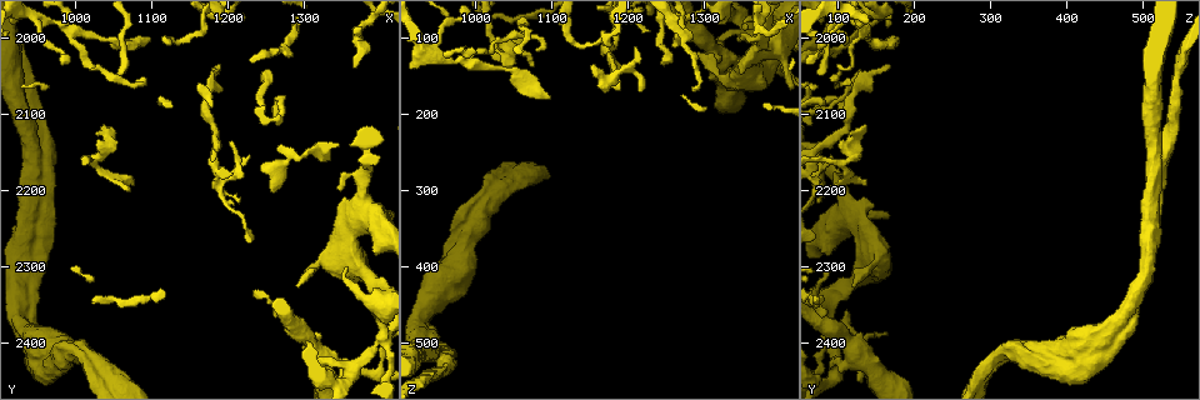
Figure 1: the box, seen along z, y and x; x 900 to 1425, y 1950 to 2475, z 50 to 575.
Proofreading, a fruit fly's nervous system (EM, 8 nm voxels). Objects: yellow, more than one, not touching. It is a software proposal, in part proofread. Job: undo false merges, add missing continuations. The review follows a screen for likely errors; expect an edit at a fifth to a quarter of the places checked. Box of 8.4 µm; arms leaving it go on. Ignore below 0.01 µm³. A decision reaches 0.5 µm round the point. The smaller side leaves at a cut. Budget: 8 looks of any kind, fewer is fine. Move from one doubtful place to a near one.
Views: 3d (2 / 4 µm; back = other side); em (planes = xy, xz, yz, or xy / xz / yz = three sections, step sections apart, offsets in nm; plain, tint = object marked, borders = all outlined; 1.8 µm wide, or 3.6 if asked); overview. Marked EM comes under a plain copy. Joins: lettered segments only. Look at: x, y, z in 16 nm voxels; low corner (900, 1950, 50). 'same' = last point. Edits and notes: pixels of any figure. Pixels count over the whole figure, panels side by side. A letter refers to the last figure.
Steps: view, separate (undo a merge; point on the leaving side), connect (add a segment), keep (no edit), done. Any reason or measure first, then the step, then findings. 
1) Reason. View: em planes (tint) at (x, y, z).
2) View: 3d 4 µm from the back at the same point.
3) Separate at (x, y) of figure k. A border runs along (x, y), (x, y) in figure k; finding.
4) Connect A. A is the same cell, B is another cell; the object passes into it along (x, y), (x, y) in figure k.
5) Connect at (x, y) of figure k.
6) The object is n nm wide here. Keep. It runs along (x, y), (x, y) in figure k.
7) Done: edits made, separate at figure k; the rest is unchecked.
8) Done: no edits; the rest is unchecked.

Side arm on a straight run. View: em xy step 16 (borders) at (940, 2160, 515).

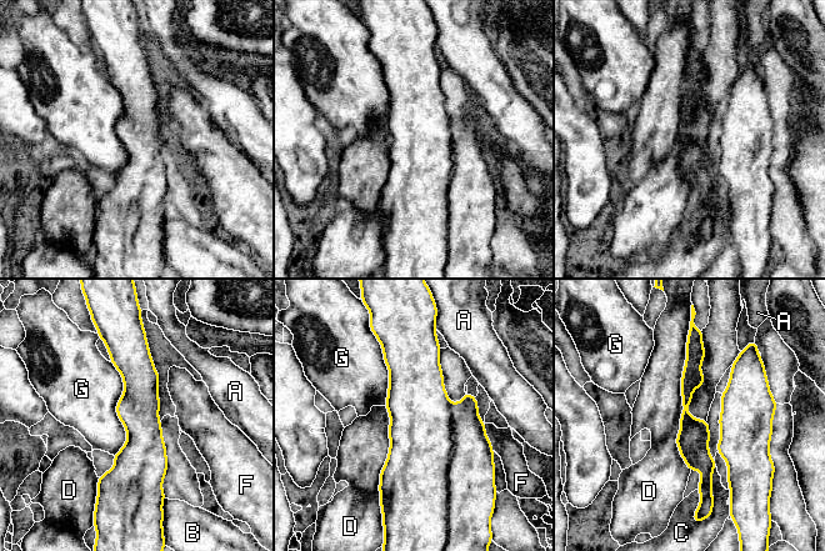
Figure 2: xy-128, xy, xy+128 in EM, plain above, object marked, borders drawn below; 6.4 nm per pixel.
The object is 180 nm wide here. Keep. A, B, C, D, F and G are other cells; a border runs along (688, 335), (676, 446), (690, 472) in figure 2; one cell here.

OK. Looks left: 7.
Calibre changes. View: em planes (borders) at (975, 2410, 405).

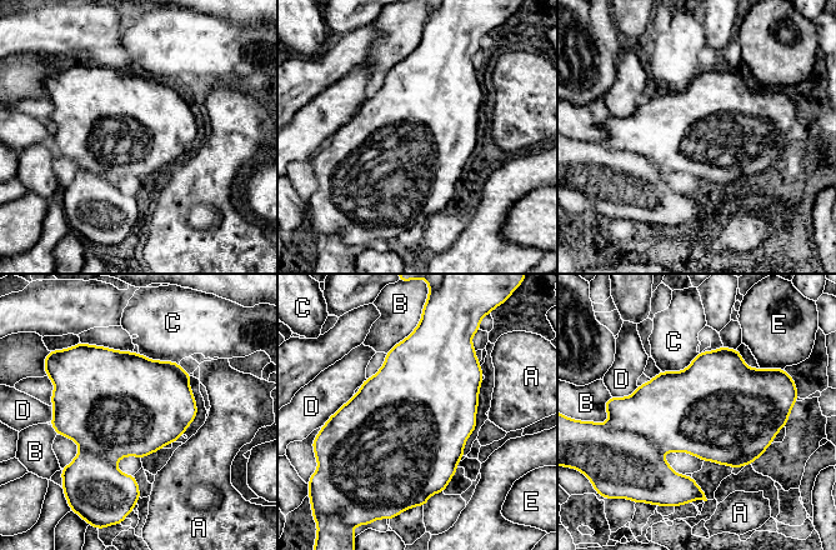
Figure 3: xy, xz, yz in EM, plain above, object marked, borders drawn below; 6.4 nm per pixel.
Keep. A, B, C, D and E are other cells; continuous, no second cell.

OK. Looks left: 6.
An open end. View: em xy step 16 (borders) at (1045, 2120, 135).

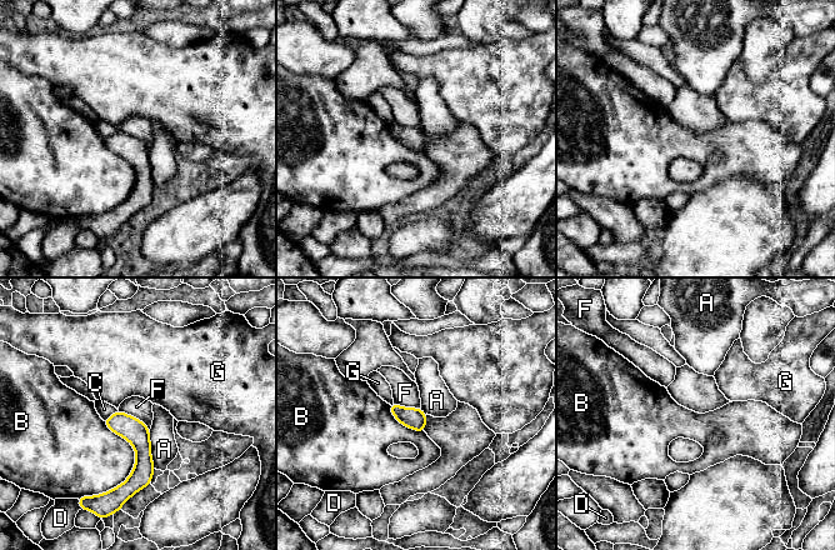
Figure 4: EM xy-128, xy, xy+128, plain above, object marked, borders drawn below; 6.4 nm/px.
Keep. A, B, C, D, F and G are other cells; a border runs along (118, 410), (136, 416), (149, 430) in figure 4; no lettered segment goes on from it.

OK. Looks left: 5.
Done: no edits; the rest is unchecked.

